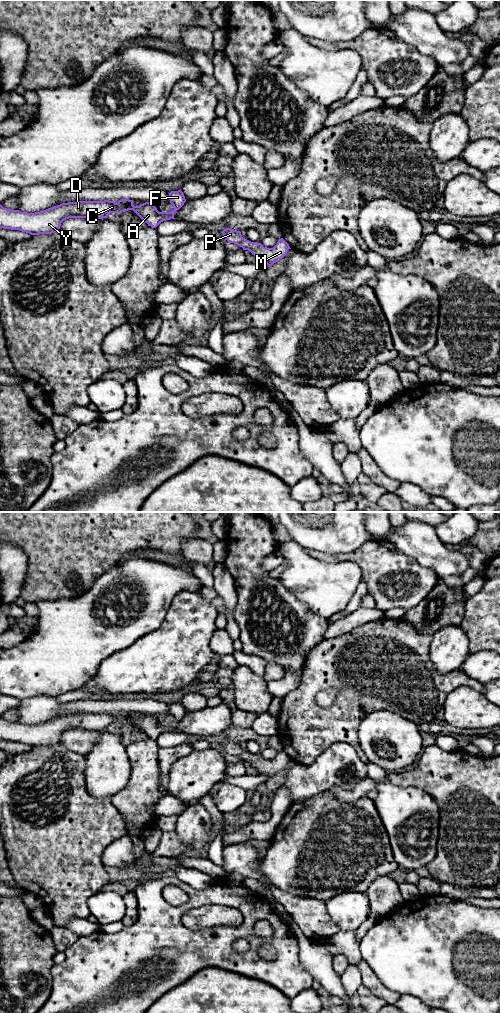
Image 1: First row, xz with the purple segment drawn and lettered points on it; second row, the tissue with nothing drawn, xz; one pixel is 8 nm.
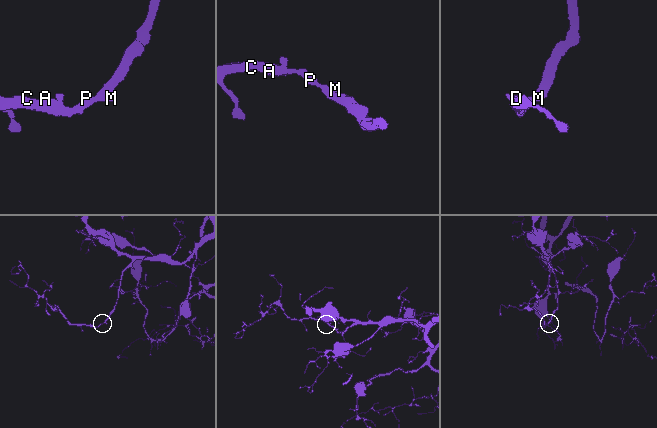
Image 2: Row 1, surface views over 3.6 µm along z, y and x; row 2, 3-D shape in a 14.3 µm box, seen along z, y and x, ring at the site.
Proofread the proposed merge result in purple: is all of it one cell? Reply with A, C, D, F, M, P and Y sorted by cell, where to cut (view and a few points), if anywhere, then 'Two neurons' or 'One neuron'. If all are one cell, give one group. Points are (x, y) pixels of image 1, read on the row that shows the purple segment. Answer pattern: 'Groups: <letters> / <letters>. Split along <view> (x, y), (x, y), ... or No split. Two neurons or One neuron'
Groups: A C D F M P Y. No split. One neuron

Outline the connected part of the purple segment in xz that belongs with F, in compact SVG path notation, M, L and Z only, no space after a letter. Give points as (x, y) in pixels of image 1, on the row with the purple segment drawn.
M181 190L171 191L168 194L170 203L174 207L171 212L159 212L157 208L149 202L145 202L139 206L134 206L133 200L129 199L121 199L117 203L109 200L68 202L35 213L9 210L0 204L0 228L19 230L22 232L27 232L31 235L52 234L60 229L60 225L64 220L69 218L103 219L107 218L110 213L122 213L128 210L133 210L144 222L148 224L148 226L156 228L163 221L175 219L175 212L179 210L186 202L185 196Z

